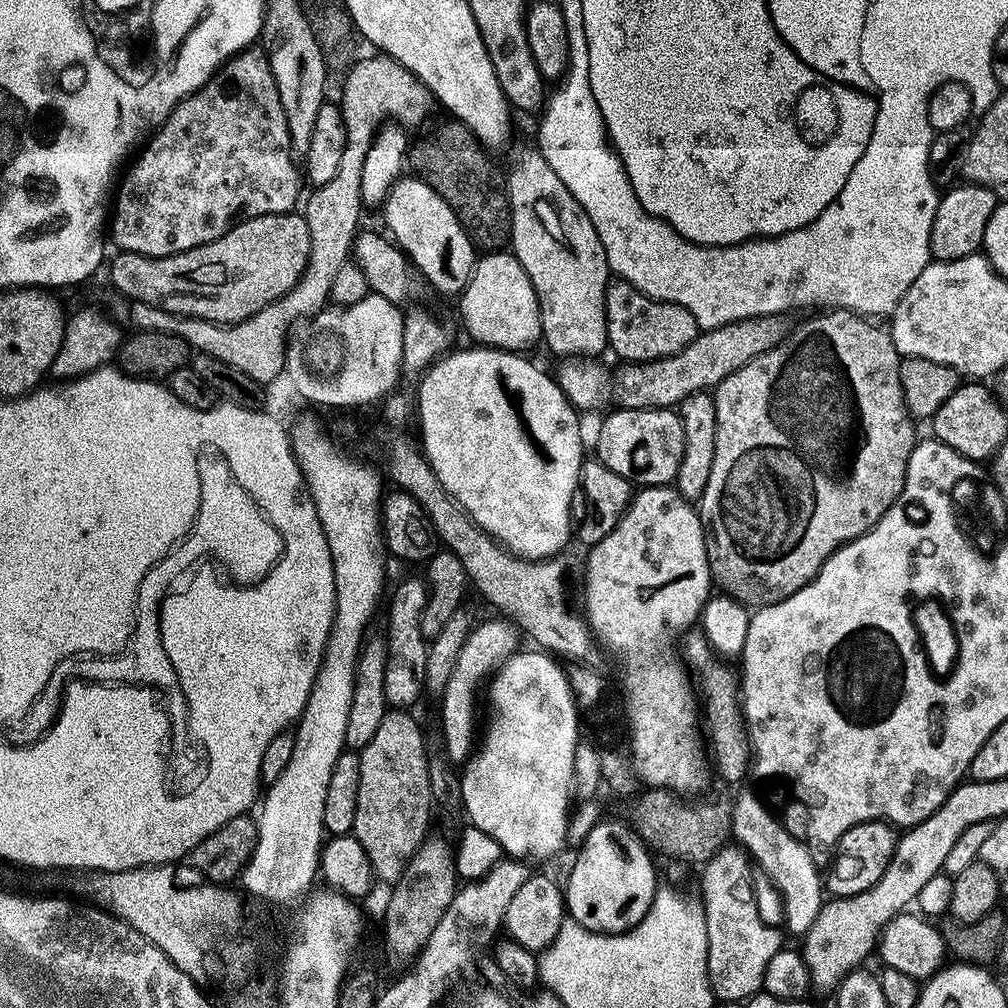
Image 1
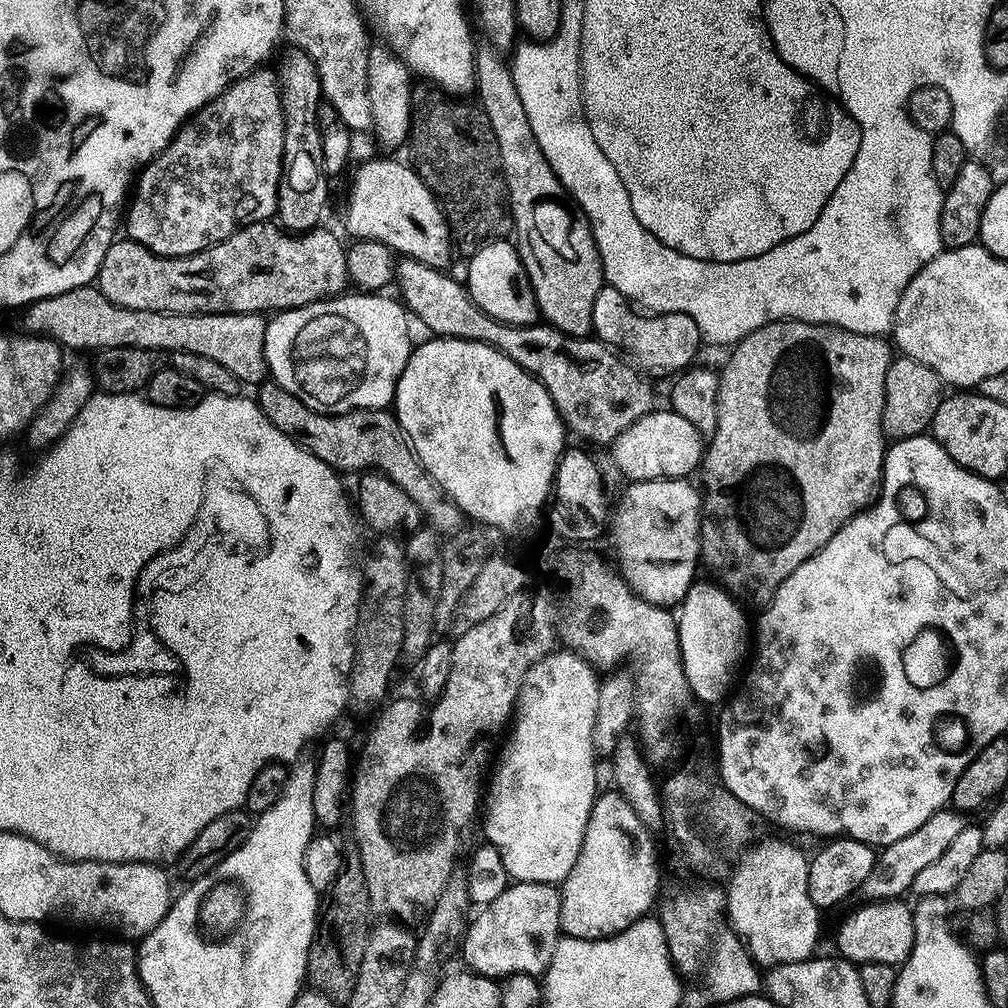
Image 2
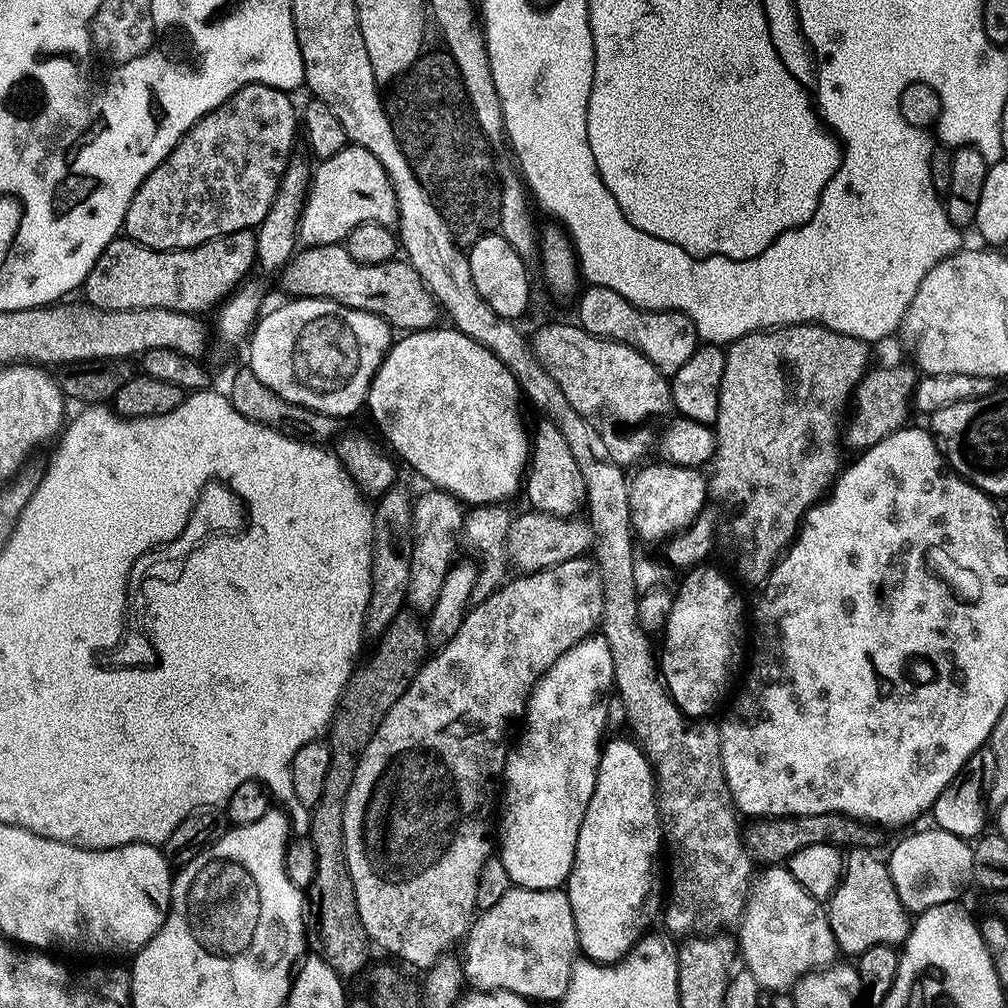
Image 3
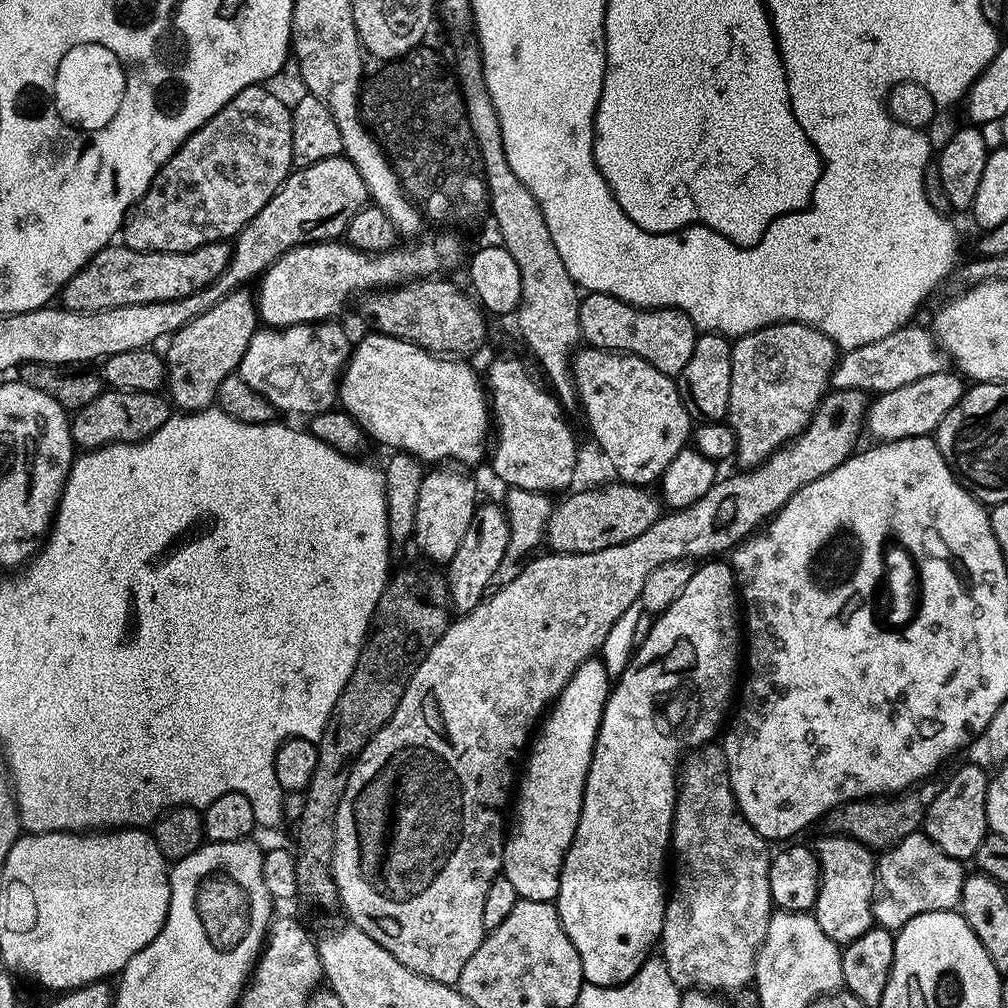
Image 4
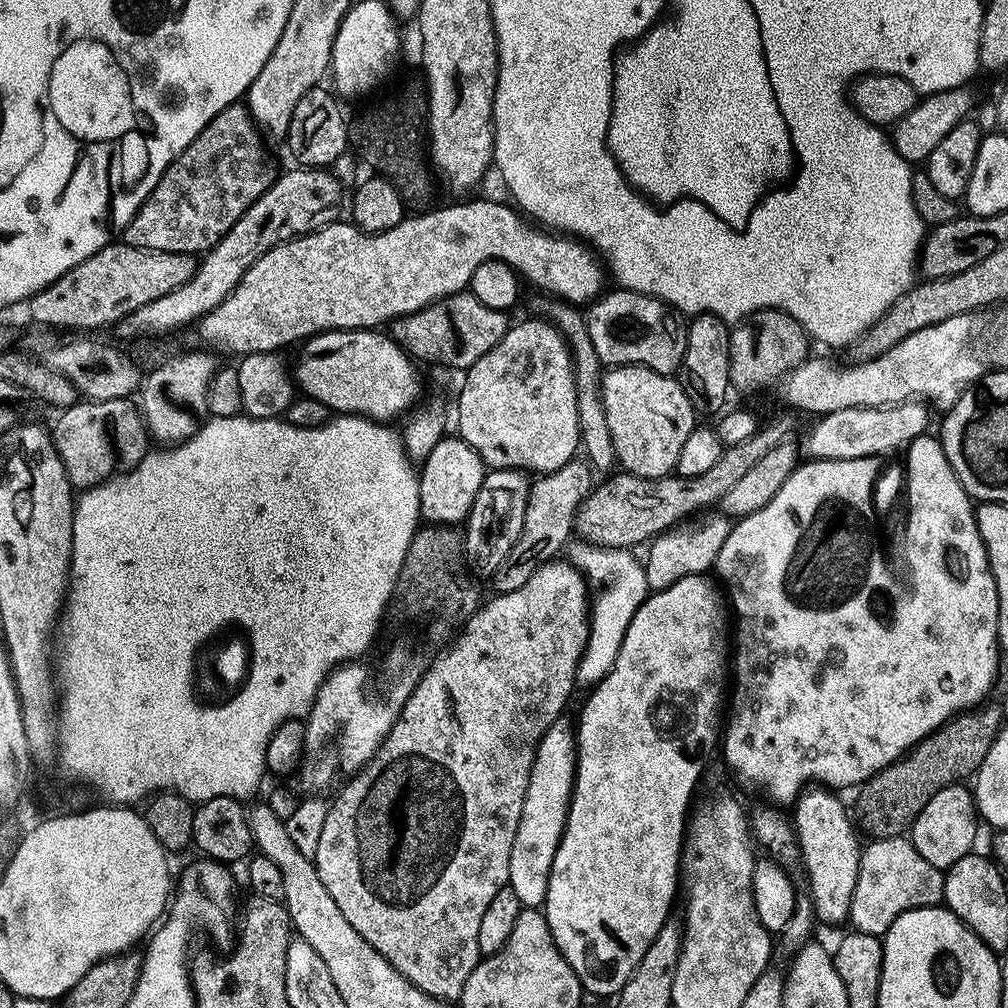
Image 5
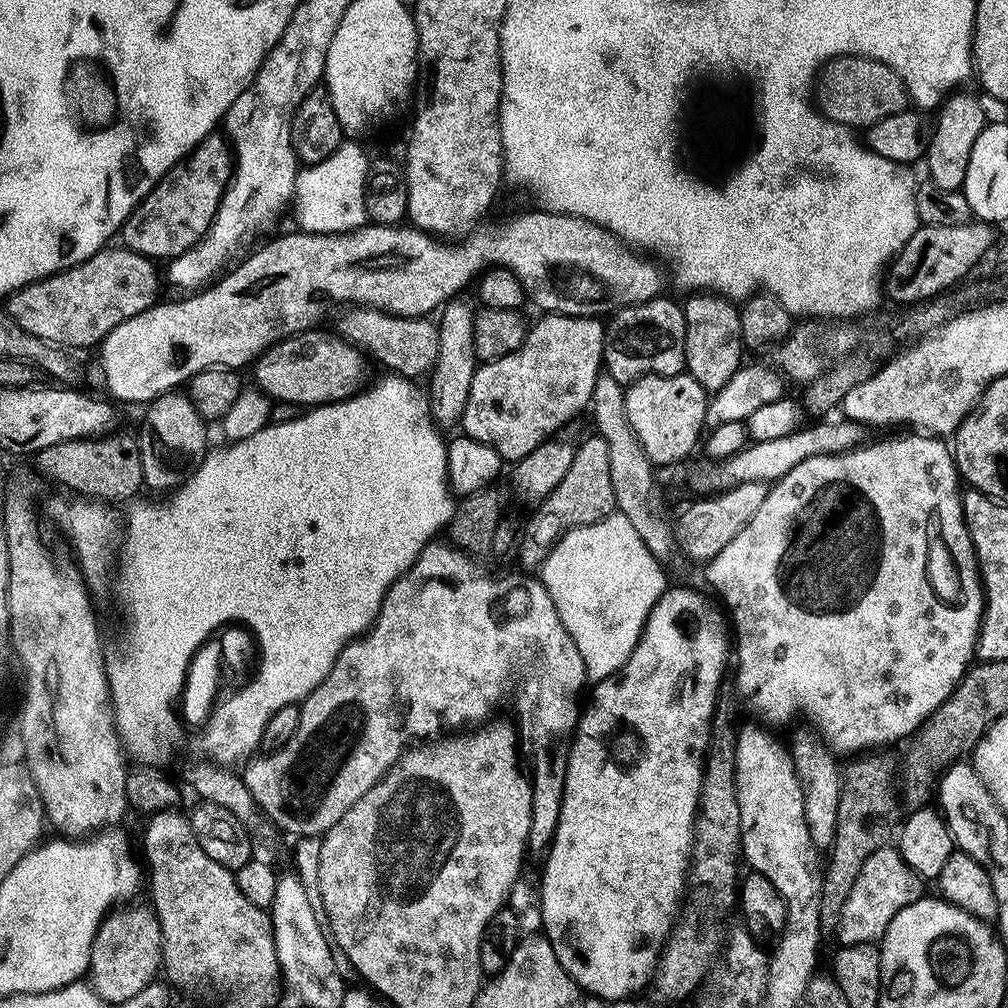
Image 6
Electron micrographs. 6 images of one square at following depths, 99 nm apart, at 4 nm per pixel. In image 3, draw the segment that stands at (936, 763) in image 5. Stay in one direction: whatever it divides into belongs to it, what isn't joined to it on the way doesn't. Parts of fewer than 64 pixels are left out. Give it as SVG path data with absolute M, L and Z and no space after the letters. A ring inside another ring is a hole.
M823 812L822 814L785 816L783 818L760 818L745 829L745 848L753 863L760 866L778 866L790 857L805 849L806 846L834 845L839 848L865 848L876 850L883 842L883 832L877 825L867 821L842 815L841 812Z

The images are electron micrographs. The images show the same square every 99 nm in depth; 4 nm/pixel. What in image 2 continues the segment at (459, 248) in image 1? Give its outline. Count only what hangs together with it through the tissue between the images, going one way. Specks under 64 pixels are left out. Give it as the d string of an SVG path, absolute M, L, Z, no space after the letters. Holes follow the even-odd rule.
M368 160L365 164L357 166L356 173L352 176L352 185L348 188L348 205L344 208L344 228L349 232L349 237L357 240L377 240L385 244L387 248L391 248L393 253L410 260L417 260L423 264L429 264L431 268L447 269L449 267L447 265L448 259L451 258L452 252L454 253L454 241L448 231L448 223L444 221L444 215L440 207L436 205L436 199L432 196L432 191L422 182L422 178L418 178L418 174L412 167L407 163L399 164L396 160Z

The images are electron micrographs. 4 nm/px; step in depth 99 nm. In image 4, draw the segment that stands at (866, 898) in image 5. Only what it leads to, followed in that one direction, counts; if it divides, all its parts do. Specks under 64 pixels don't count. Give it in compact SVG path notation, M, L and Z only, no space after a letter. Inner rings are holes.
M917 831L887 849L879 857L876 891L872 900L874 921L881 929L889 928L895 934L910 918L948 914L959 909L962 886L966 875L965 865L950 858L923 831Z

